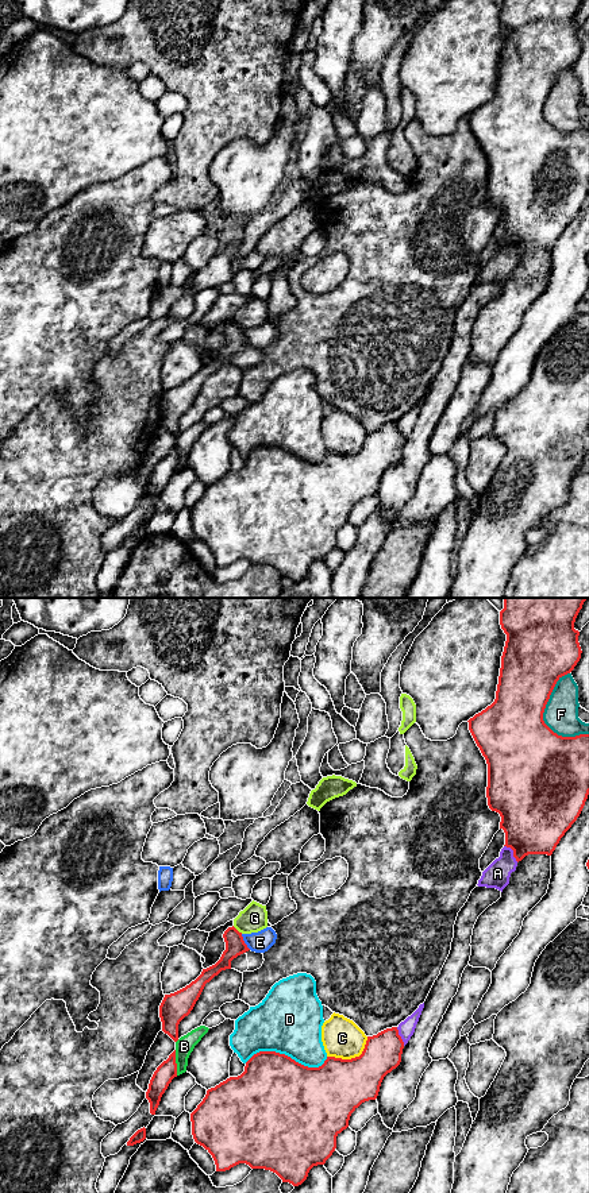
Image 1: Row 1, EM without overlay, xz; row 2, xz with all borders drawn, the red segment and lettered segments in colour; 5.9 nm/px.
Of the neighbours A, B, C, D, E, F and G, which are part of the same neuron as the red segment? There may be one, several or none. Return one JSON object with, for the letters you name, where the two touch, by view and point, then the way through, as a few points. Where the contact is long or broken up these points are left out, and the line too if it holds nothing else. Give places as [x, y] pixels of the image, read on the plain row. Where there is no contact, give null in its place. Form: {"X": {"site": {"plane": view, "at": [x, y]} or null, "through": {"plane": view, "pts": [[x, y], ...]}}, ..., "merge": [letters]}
{"merge": []}

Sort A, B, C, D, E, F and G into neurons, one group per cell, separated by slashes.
A / B / C / D / E / F / G

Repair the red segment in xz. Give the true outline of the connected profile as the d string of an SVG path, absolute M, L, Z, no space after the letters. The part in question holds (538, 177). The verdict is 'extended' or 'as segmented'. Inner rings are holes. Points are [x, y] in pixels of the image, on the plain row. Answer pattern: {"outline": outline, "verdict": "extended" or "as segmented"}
{"outline": "M504 0L500 7L500 20L507 30L504 47L501 51L501 63L494 97L481 108L470 113L469 126L480 143L488 159L488 201L501 212L500 224L505 228L505 240L513 246L516 256L521 256L528 250L551 251L565 228L580 212L589 190L589 130L575 132L562 132L554 128L543 116L543 108L557 77L570 69L581 54L581 42L578 38L580 27L574 24L575 13L582 0Z", "verdict": "as segmented"}

